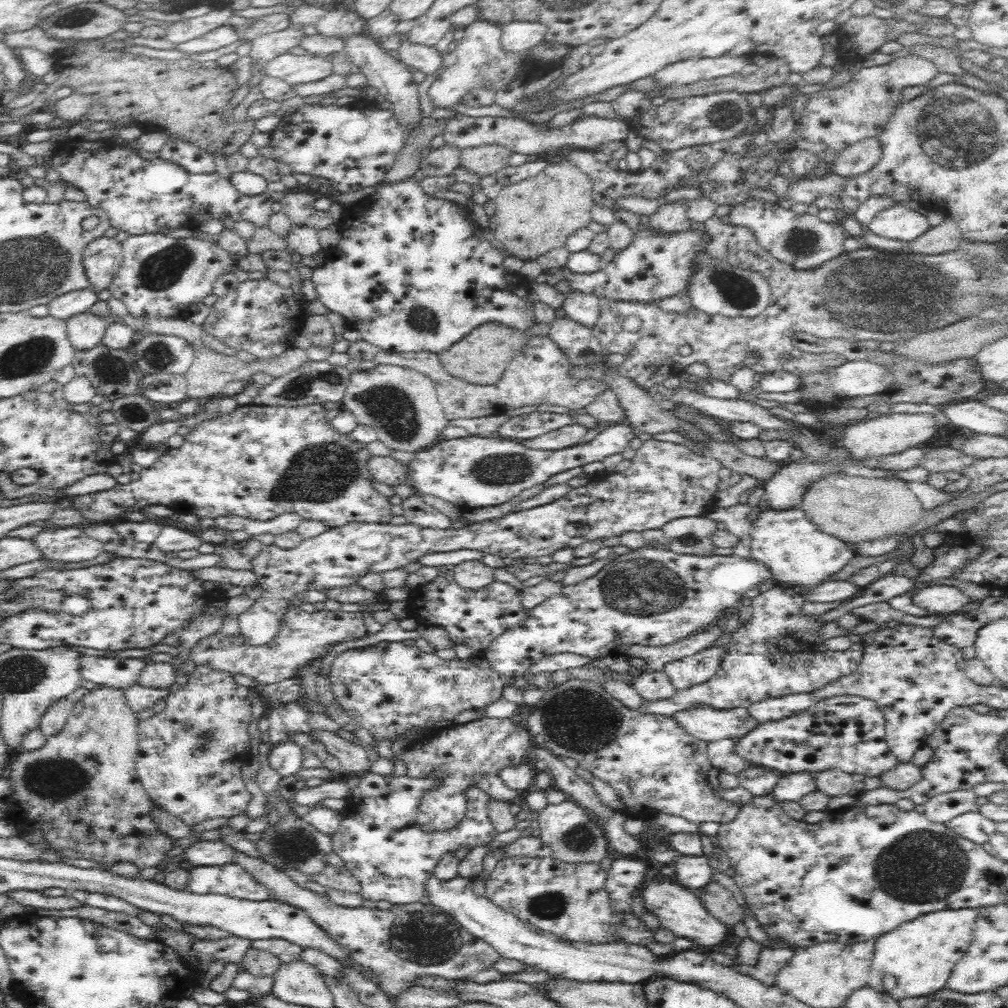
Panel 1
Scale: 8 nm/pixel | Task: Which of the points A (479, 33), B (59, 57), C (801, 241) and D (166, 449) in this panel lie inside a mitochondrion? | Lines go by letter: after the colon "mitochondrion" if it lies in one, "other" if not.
A: other
B: other
C: mitochondrion
D: other

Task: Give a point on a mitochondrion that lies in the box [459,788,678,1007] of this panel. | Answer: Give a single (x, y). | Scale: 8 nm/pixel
(552, 905)

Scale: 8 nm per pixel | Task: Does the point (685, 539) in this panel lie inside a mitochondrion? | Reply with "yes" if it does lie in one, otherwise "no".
yes

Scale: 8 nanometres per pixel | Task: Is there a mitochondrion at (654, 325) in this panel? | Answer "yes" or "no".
no

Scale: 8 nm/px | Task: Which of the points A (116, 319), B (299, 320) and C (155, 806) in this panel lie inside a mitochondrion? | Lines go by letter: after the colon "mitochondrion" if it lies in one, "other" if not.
A: other
B: other
C: other

